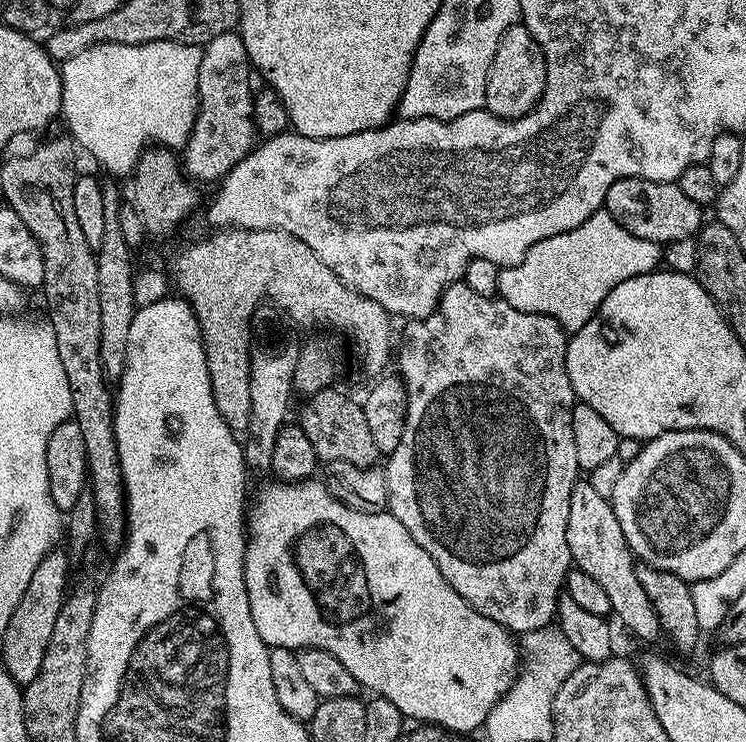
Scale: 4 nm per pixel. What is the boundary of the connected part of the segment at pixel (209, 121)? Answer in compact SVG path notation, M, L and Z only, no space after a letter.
M233 30L226 34L218 34L218 38L214 38L209 44L203 45L204 57L202 62L198 66L198 90L200 91L200 106L196 114L196 121L192 127L192 132L188 135L188 142L182 149L182 168L185 173L193 181L201 182L200 180L213 180L213 182L219 182L223 180L226 173L228 173L234 165L238 162L242 162L248 157L249 152L256 147L258 143L258 133L256 130L256 124L252 121L252 97L254 95L254 87L252 88L252 76L254 80L254 72L248 63L248 55L246 54L246 46L242 42L239 31Z

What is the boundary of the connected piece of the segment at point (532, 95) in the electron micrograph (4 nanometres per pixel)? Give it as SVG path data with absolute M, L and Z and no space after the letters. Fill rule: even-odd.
M523 22L509 26L500 36L498 50L494 50L494 62L486 78L484 108L501 120L516 120L524 116L542 98L546 86L546 58L542 46L530 34Z

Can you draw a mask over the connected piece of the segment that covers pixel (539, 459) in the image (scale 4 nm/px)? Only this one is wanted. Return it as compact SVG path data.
M464 282L449 284L432 313L409 319L405 324L408 325L404 328L404 341L398 344L398 375L406 386L408 405L402 442L398 442L398 450L387 457L387 511L410 530L414 542L434 558L438 570L442 570L442 578L446 578L446 582L450 582L450 586L454 586L454 590L458 590L458 594L462 594L478 614L486 614L486 618L498 622L513 634L549 627L556 614L556 601L562 595L564 578L573 567L570 546L566 546L566 522L570 522L570 494L582 472L574 451L572 429L572 411L578 401L566 370L569 333L546 314L523 312L499 298L483 297Z

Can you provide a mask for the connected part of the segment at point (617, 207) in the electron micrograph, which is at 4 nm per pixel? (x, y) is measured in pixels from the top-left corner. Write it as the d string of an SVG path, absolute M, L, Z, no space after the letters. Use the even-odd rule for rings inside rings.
M637 176L622 178L618 182L614 182L614 186L610 186L610 190L606 190L604 208L620 225L626 230L630 230L630 234L638 234L638 238L646 238L661 246L676 244L679 240L689 239L688 241L691 241L699 233L706 220L706 217L700 213L703 212L702 206L698 202L694 202L689 195L682 194L682 190L675 182L654 182Z

